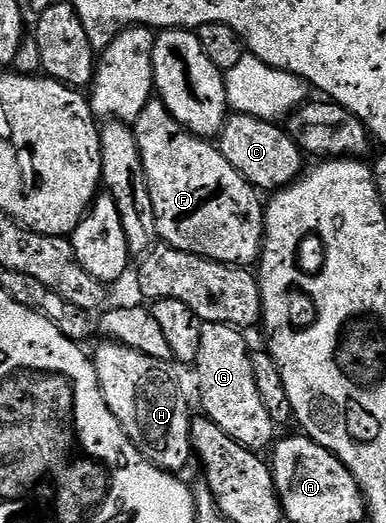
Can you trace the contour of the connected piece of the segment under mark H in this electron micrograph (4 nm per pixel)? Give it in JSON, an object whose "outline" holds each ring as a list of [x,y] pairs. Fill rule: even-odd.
{"outline":[[[110,340],[93,350],[93,361],[101,396],[109,404],[109,412],[117,416],[129,440],[158,470],[183,472],[187,461],[192,461],[191,420],[193,411],[187,407],[187,398],[175,379],[171,362],[162,362],[145,356],[120,342]]]}

